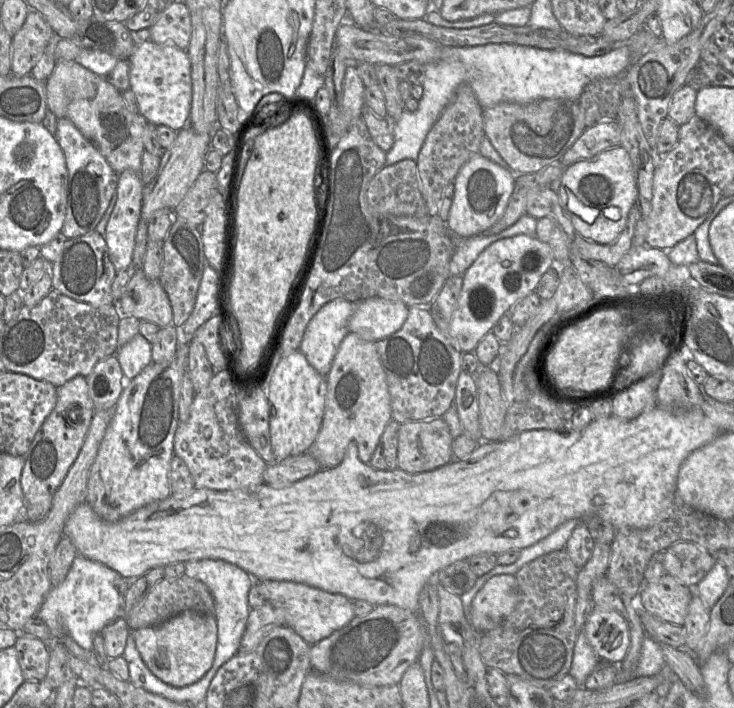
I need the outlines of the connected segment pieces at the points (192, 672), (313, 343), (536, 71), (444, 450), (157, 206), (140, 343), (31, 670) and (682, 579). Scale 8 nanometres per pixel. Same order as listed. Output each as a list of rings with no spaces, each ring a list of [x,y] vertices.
[[[182,612],[165,622],[131,630],[137,650],[149,670],[164,683],[184,687],[200,680],[211,668],[217,647],[217,623],[212,615]]]
[[[334,299],[323,305],[308,323],[299,350],[309,364],[326,376],[338,349],[349,333],[349,319],[355,303],[346,299]]]
[[[510,43],[444,48],[442,59],[425,64],[424,92],[418,109],[415,112],[405,109],[397,121],[392,121],[394,144],[386,152],[386,165],[404,159],[417,161],[428,133],[462,84],[472,88],[483,109],[505,102],[528,104],[542,99],[578,102],[591,81],[614,77],[629,65],[630,49],[627,45],[595,57],[586,57],[565,49],[541,49]]]
[[[443,418],[401,424],[398,469],[409,474],[435,470],[452,461],[452,442],[449,427]]]
[[[190,126],[177,132],[174,143],[164,151],[154,180],[144,187],[141,219],[149,221],[160,209],[173,211],[205,169],[205,155],[211,148],[211,133],[198,133]]]
[[[140,333],[136,334],[115,354],[126,381],[134,379],[142,370],[152,363],[152,344]]]
[[[19,636],[14,648],[25,681],[40,682],[45,679],[50,659],[47,644],[34,636]]]
[[[677,542],[663,552],[667,574],[686,587],[696,587],[718,562],[714,554],[692,542]]]

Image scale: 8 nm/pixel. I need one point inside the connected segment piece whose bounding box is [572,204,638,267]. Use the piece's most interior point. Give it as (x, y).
(610, 254)

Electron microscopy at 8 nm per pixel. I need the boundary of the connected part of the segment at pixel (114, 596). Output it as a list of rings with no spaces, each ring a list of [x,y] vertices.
[[[77,554],[66,578],[46,594],[35,617],[49,627],[56,641],[61,641],[67,633],[80,647],[92,651],[95,635],[122,616],[129,582],[106,565]]]

